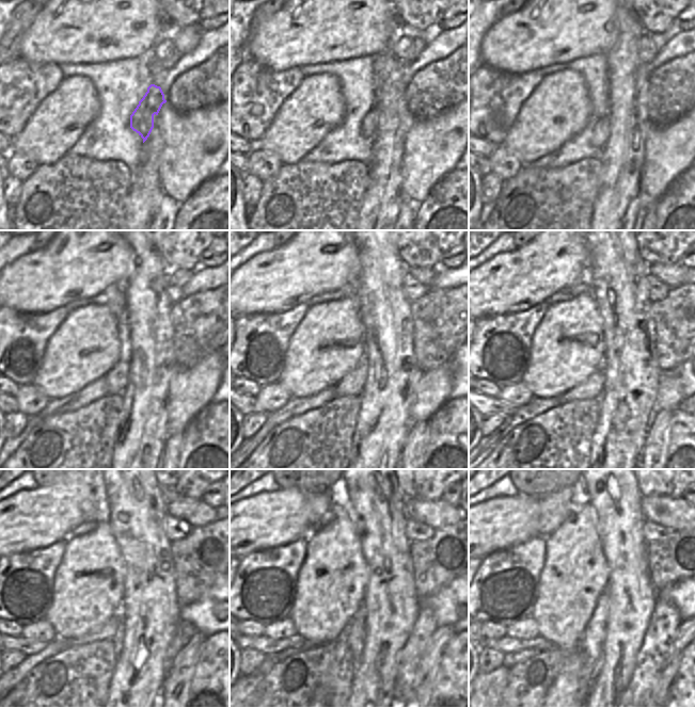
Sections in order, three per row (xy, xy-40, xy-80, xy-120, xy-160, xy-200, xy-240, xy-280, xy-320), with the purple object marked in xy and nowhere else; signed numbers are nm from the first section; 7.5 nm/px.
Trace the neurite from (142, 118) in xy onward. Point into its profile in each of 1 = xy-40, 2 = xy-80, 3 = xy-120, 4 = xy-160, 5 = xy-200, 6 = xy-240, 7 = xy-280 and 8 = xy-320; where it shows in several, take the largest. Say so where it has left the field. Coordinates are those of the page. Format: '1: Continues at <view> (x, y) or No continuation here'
1: Continues at xy-40 (368, 125)
2: Continues at xy-80 (601, 132)
3: Continues at xy-120 (116, 379)
4: Continues at xy-160 (352, 384)
5: Continues at xy-200 (591, 387)
6: Continues at xy-240 (108, 630)
7: Continues at xy-280 (284, 654)
8: Continues at xy-320 (509, 659)

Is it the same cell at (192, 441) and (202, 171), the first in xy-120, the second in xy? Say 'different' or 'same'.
different

